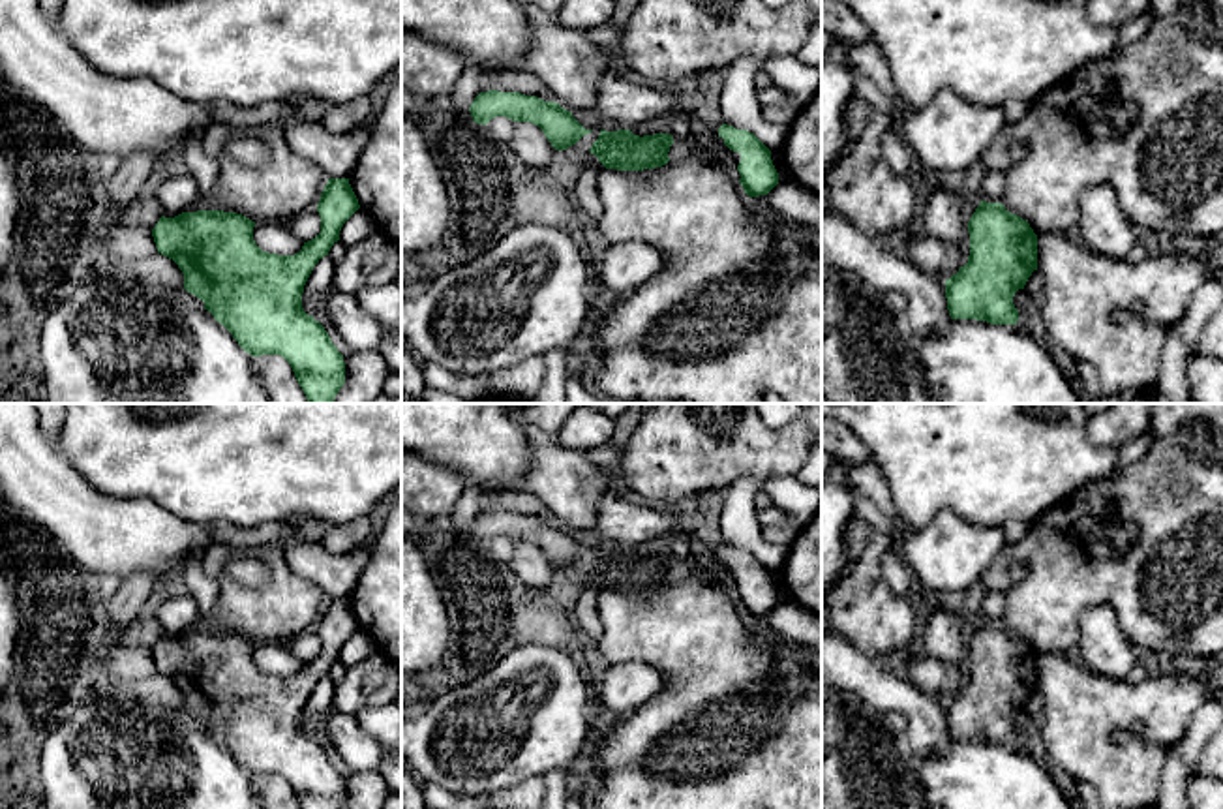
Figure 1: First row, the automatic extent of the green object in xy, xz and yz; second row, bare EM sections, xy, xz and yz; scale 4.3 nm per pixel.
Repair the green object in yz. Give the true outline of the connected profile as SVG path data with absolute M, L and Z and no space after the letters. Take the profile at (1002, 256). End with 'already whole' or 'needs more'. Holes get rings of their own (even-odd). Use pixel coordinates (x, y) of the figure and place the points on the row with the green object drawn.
M981 201L968 221L968 263L945 280L951 319L1017 325L1013 297L1037 270L1037 235L1002 203Z; already whole

